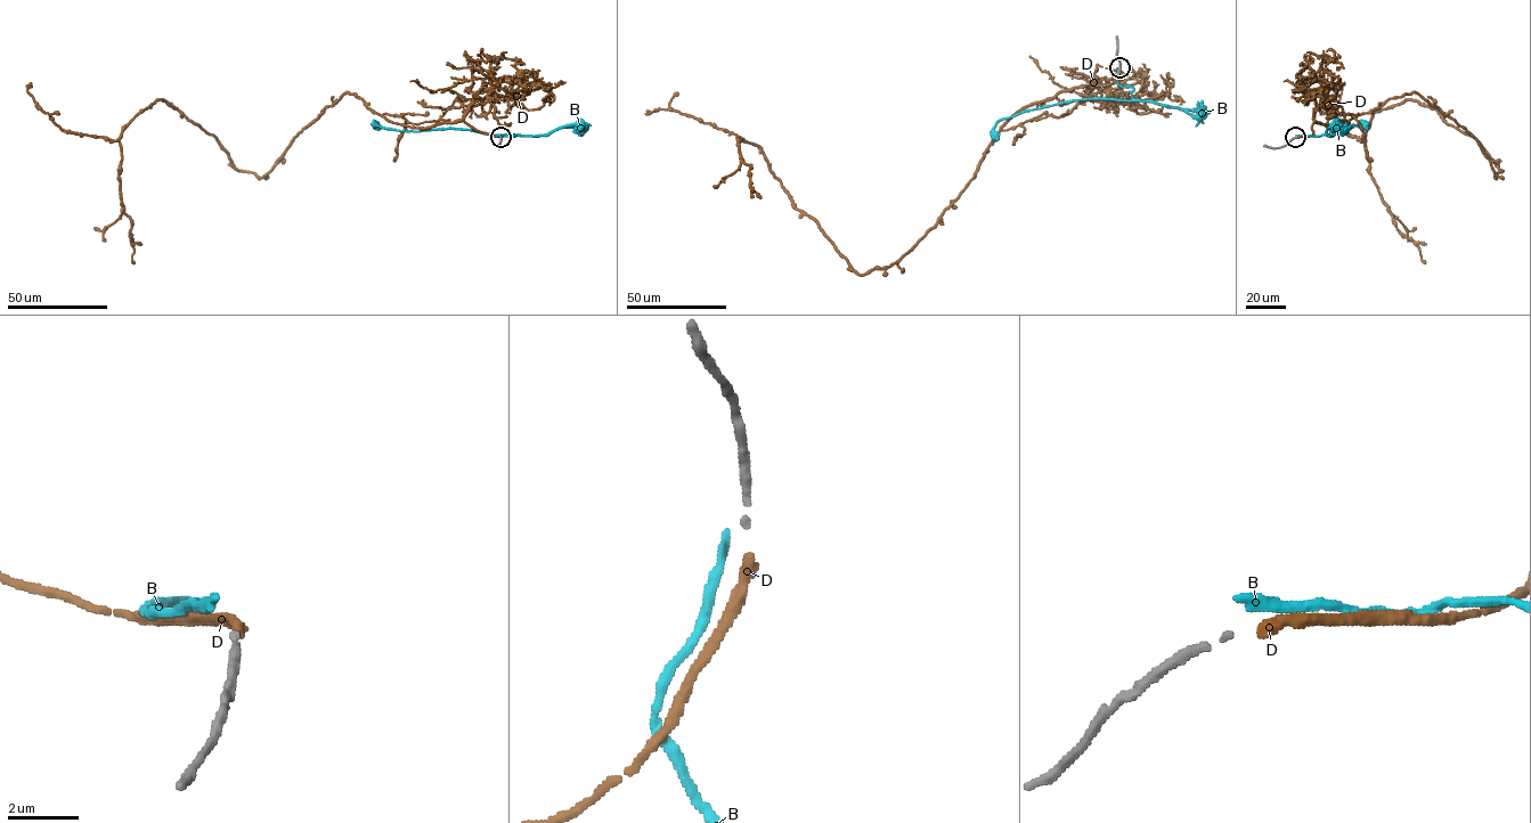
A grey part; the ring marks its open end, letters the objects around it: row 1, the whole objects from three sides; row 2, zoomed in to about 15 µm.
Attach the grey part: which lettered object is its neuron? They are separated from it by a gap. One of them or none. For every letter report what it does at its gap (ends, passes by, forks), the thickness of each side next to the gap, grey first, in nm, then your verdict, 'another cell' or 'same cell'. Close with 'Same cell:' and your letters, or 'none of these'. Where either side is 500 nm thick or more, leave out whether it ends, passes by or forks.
B: it ends | 160/300 nm | another cell
D: it ends | 160/320 nm | another cell
Same cell: none of these

